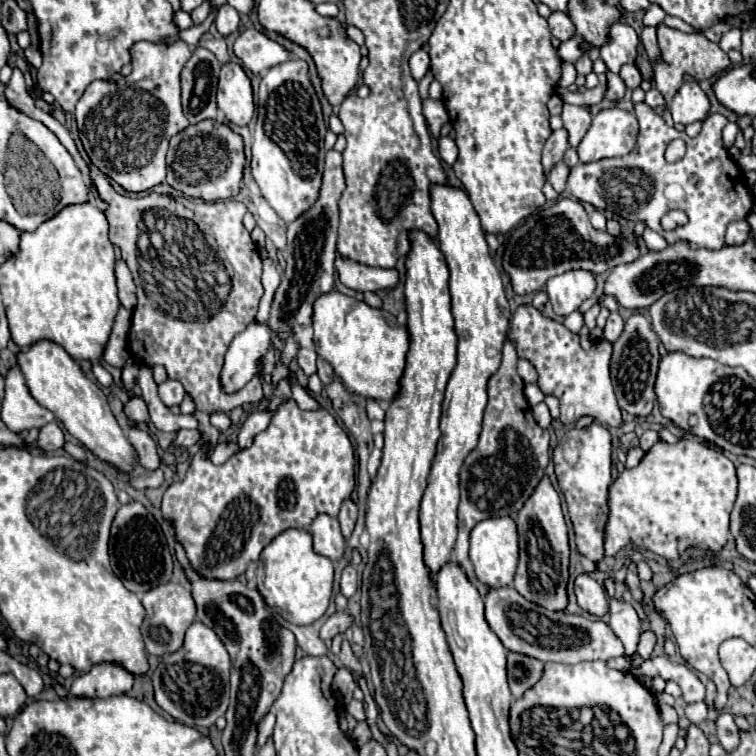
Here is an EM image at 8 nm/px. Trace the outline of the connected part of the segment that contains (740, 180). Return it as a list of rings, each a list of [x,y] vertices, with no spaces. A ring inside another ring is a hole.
[[[634,103],[634,115],[640,123],[640,135],[634,151],[624,157],[600,159],[572,167],[566,189],[578,201],[590,203],[598,211],[608,209],[634,223],[642,221],[646,227],[660,233],[668,245],[688,241],[692,249],[722,249],[728,223],[746,219],[754,205],[754,197],[742,169],[734,163],[722,143],[722,129],[728,119],[722,113],[710,113],[700,135],[694,139],[686,135],[686,155],[672,165],[664,159],[664,151],[668,143],[682,137],[682,133],[668,127],[664,119],[646,103]],[[670,209],[682,209],[688,215],[688,223],[680,229],[664,231],[660,227],[660,219]]]

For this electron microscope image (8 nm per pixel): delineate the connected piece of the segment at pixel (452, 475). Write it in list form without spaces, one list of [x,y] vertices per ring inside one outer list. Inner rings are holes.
[[[444,185],[430,187],[432,213],[436,211],[438,241],[450,267],[450,295],[452,317],[458,335],[458,363],[448,379],[446,395],[442,401],[438,453],[432,463],[428,487],[420,507],[420,535],[424,545],[424,563],[430,569],[430,579],[452,559],[456,543],[456,507],[460,501],[460,467],[466,455],[476,447],[482,415],[486,407],[486,383],[498,371],[502,361],[502,345],[508,333],[510,307],[504,295],[502,275],[490,257],[480,217],[464,189]]]

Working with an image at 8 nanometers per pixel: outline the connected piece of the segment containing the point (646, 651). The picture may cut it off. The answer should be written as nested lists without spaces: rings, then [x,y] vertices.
[[[644,631],[644,633],[642,633],[642,639],[640,639],[640,643],[638,643],[638,653],[648,659],[650,653],[652,653],[652,649],[654,649],[654,641],[656,641],[654,633],[652,633],[652,631]]]

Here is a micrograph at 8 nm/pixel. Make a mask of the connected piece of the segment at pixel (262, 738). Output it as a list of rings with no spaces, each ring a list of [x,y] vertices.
[[[268,713],[268,715],[260,721],[260,725],[258,725],[258,747],[262,747],[262,745],[266,743],[266,739],[272,735],[274,723],[276,723],[274,713]]]

